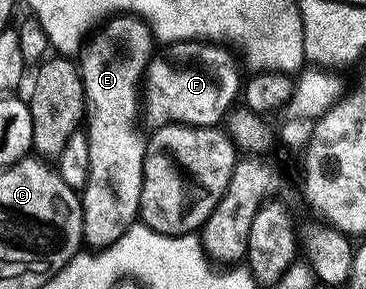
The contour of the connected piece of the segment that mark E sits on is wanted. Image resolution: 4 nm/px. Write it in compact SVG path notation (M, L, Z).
M113 16L86 43L81 54L83 91L87 97L85 133L89 142L89 180L81 191L83 241L95 252L121 240L139 218L147 147L144 135L139 135L135 127L135 114L137 118L141 83L153 57L151 46L153 39L146 22L134 16Z

